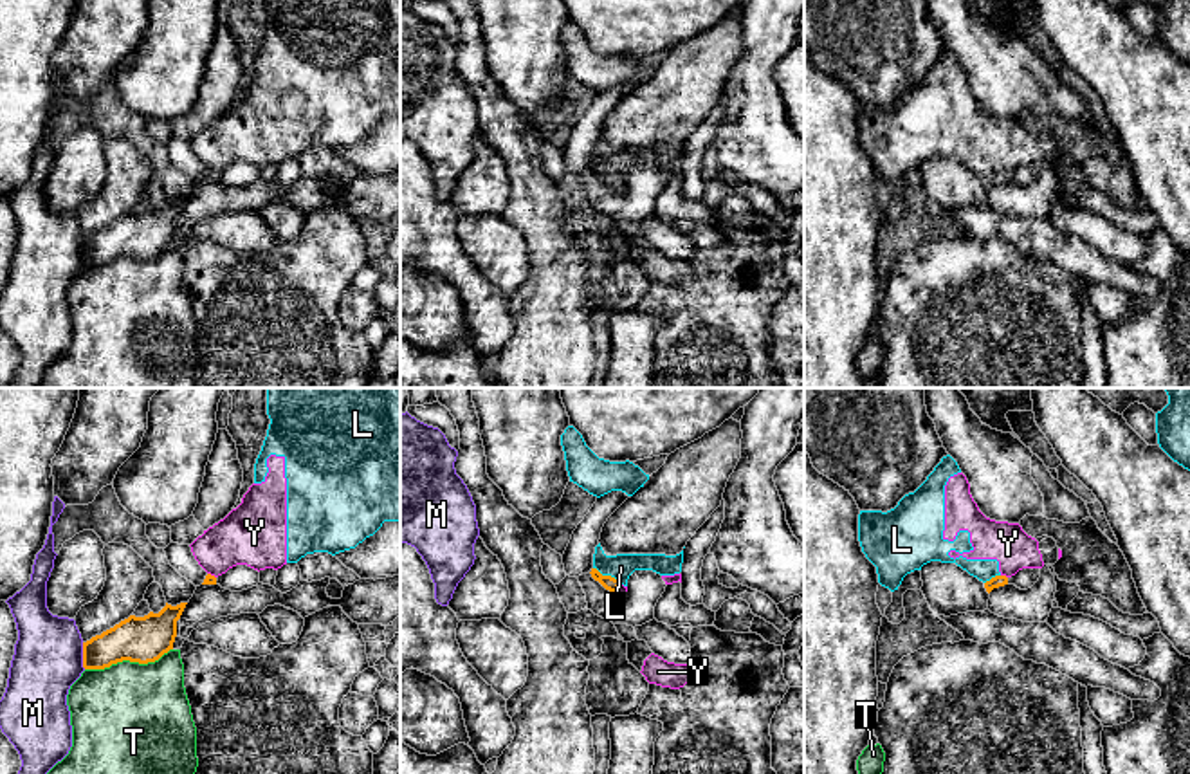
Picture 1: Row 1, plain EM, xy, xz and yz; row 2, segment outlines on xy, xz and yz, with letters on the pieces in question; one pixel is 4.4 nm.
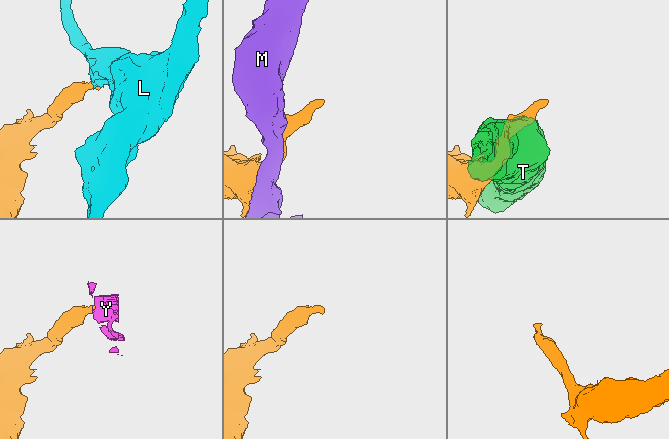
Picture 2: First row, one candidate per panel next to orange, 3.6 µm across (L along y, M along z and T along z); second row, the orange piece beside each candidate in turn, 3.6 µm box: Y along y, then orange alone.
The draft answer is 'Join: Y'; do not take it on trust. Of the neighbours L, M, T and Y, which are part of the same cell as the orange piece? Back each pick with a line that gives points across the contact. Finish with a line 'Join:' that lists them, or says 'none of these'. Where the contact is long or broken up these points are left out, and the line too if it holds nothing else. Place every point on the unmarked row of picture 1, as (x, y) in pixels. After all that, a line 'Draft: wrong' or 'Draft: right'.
Join: none of these
Draft: wrong

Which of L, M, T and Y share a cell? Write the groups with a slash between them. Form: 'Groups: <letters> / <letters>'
Groups: L Y / M / T

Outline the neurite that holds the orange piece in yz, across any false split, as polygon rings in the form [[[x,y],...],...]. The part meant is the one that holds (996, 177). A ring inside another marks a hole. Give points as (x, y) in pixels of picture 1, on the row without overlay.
[[[930,157],[920,168],[930,206],[945,213],[988,206],[990,188],[1008,180],[1006,171],[983,179],[956,159]]]

